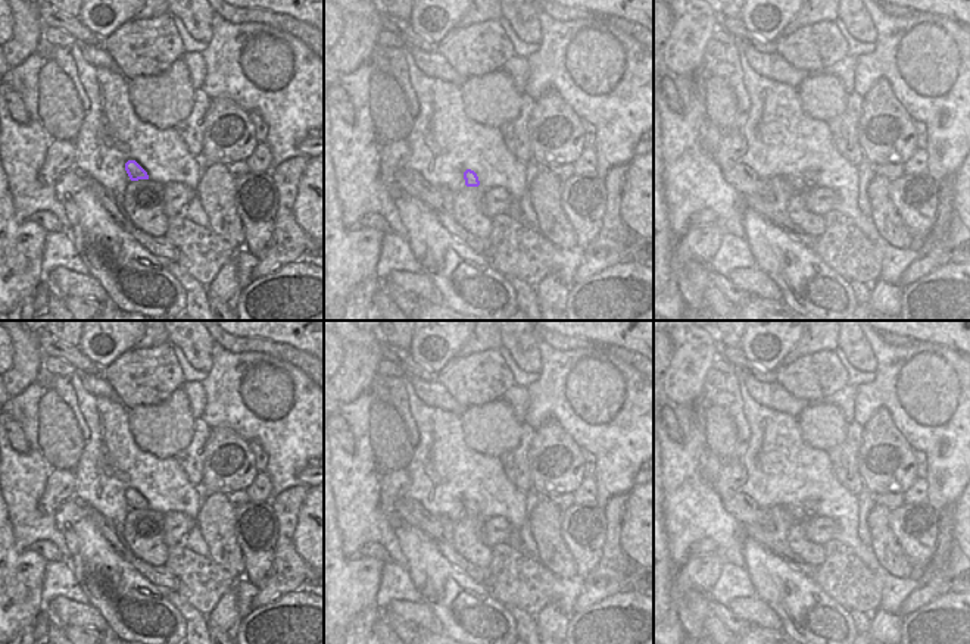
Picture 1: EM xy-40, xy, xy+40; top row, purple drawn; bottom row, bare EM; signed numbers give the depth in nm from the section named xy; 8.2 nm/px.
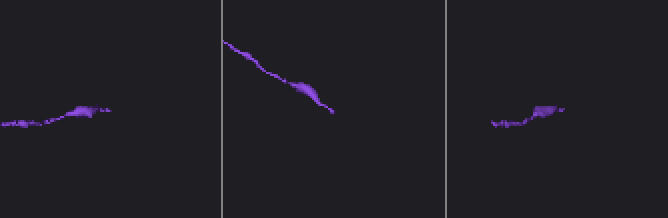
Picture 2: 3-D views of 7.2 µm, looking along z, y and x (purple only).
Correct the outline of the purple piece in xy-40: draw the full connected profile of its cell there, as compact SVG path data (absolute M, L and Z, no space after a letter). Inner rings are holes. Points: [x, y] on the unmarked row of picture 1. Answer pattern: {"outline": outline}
{"outline": "M128 490L125 493L125 500L131 510L149 509L147 501L135 490Z"}

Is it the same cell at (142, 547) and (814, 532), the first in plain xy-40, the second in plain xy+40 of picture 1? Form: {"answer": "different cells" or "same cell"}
{"answer": "different cells"}

